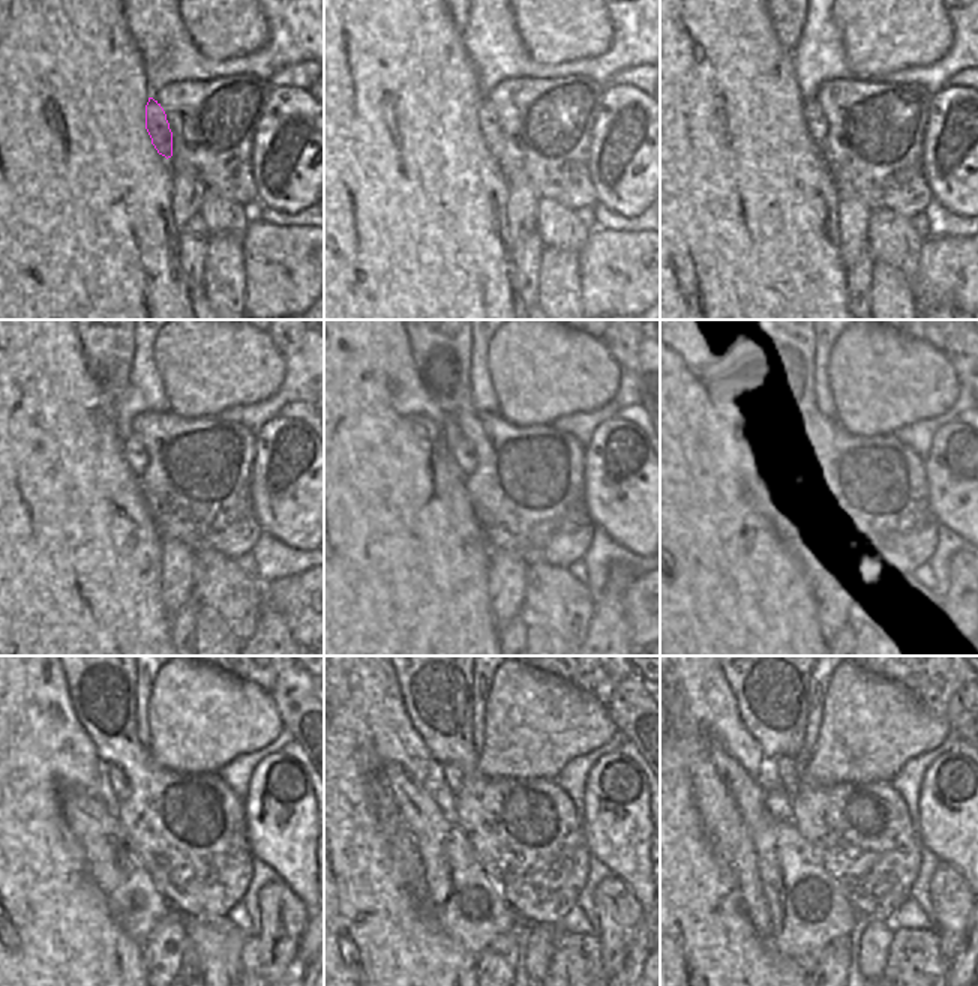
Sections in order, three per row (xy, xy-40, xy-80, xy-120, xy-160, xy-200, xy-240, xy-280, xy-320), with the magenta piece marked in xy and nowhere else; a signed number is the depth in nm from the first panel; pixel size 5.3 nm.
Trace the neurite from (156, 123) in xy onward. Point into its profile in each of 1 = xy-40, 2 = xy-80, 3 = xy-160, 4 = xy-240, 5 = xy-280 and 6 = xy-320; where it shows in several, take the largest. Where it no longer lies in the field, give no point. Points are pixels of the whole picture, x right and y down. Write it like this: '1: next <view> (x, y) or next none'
1: next xy-40 (488, 120)
2: next xy-80 (815, 119)
3: next xy-160 (464, 452)
4: next xy-240 (116, 776)
5: next xy-280 (452, 775)
6: next xy-320 (788, 767)

